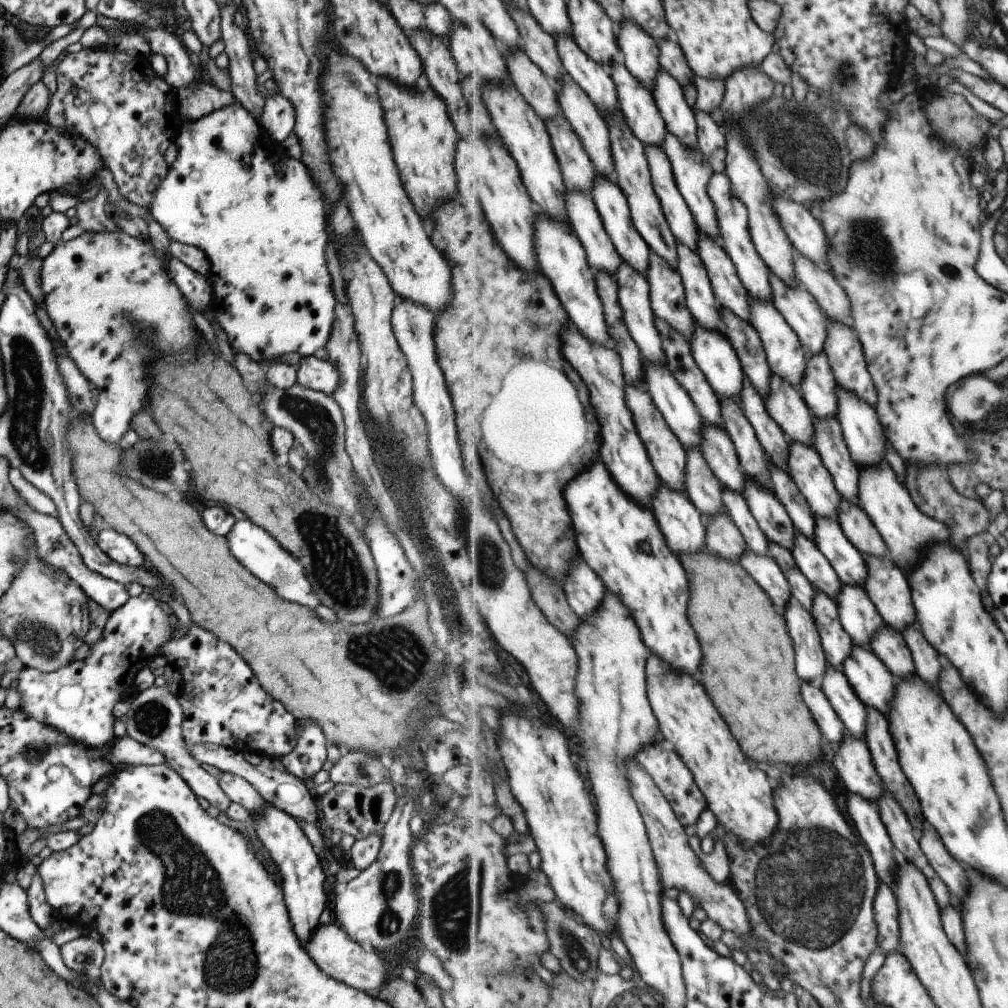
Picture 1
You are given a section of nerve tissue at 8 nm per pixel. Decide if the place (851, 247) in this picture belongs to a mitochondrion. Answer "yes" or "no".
yes

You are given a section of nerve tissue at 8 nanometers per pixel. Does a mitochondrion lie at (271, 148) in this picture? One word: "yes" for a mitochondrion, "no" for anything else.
no

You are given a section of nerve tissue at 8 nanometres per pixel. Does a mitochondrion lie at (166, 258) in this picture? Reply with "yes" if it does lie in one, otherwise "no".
no

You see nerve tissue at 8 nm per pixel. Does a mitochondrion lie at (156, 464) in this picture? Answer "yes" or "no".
yes

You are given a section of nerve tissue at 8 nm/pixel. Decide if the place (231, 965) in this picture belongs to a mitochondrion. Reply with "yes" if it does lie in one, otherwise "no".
yes

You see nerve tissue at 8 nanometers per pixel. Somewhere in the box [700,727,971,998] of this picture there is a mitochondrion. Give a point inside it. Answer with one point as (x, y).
(792, 895)

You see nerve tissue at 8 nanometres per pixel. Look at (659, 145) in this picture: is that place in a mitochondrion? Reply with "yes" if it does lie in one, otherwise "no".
no

